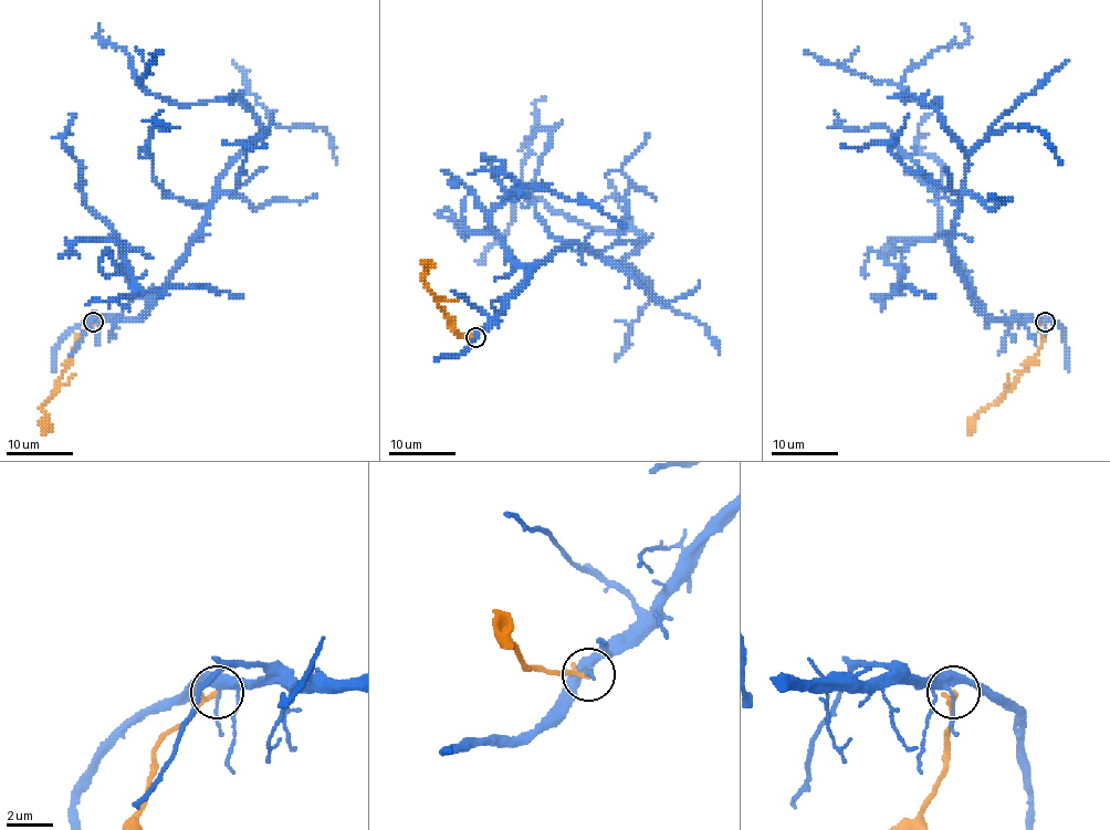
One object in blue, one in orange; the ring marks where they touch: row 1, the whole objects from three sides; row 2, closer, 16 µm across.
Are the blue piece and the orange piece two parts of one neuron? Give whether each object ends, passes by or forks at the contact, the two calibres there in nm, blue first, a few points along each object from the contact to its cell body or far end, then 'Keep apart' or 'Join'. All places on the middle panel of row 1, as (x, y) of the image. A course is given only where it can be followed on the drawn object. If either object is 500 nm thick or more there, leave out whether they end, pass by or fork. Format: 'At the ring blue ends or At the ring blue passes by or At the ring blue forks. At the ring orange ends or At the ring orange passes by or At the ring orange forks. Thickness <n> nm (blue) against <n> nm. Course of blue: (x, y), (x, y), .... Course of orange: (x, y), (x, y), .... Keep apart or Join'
At the ring blue forks. At the ring orange passes by. Thickness 240 nm (blue) against 170 nm. Course of blue: (475, 336), (551, 253), (579, 244), (625, 260), (642, 237), (587, 228), (524, 195), (480, 261), (482, 254). Course of orange: (475, 336), (459, 335), (453, 328), (423, 277), (429, 263), (426, 260). Keep apart

